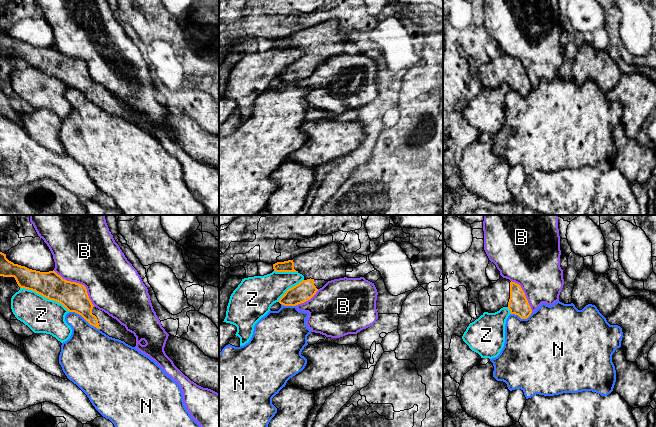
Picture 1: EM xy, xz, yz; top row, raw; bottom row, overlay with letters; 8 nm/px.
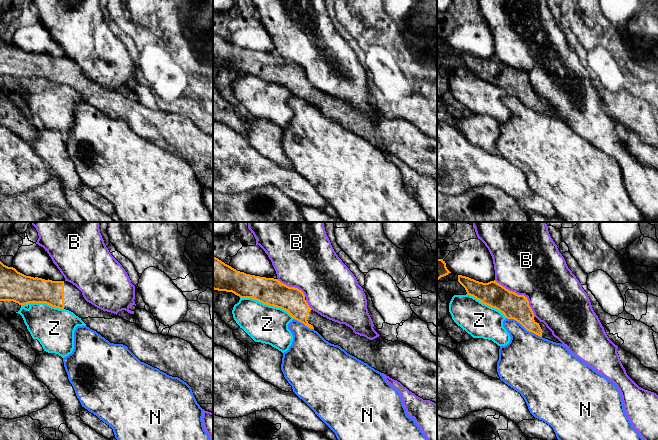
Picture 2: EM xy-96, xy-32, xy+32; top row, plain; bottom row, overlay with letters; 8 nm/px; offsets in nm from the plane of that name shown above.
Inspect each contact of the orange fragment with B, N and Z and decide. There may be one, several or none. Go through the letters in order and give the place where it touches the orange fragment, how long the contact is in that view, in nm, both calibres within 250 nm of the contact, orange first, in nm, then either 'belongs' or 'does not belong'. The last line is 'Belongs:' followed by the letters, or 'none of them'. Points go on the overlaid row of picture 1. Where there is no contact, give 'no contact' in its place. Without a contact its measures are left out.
B: xy (78, 283) | 440 nm | 220/500 nm | does not belong
N: xy (84, 318) | 280 nm | 220/340 nm | does not belong
Z: xy (45, 297) | 440 nm | 220/280 nm | does not belong
Belongs: none of them

